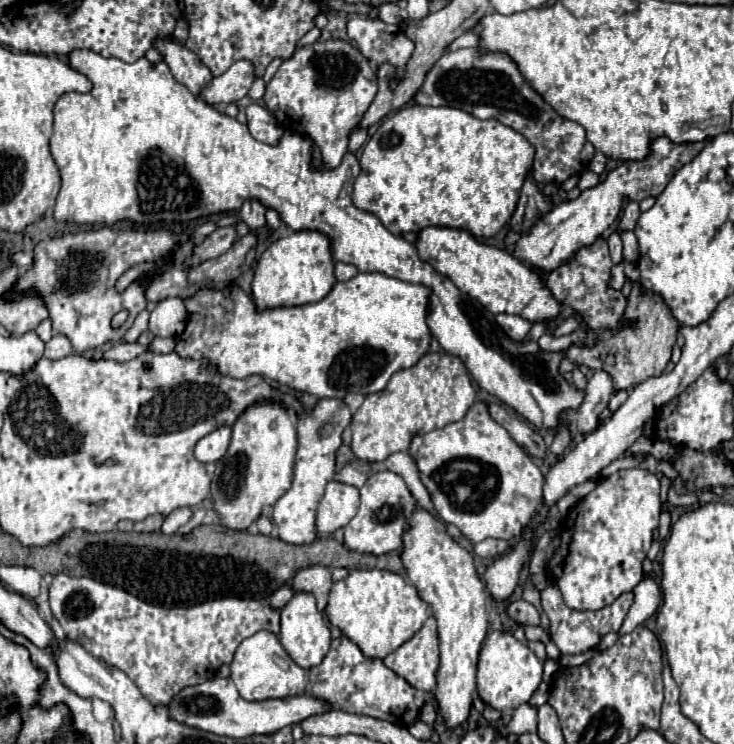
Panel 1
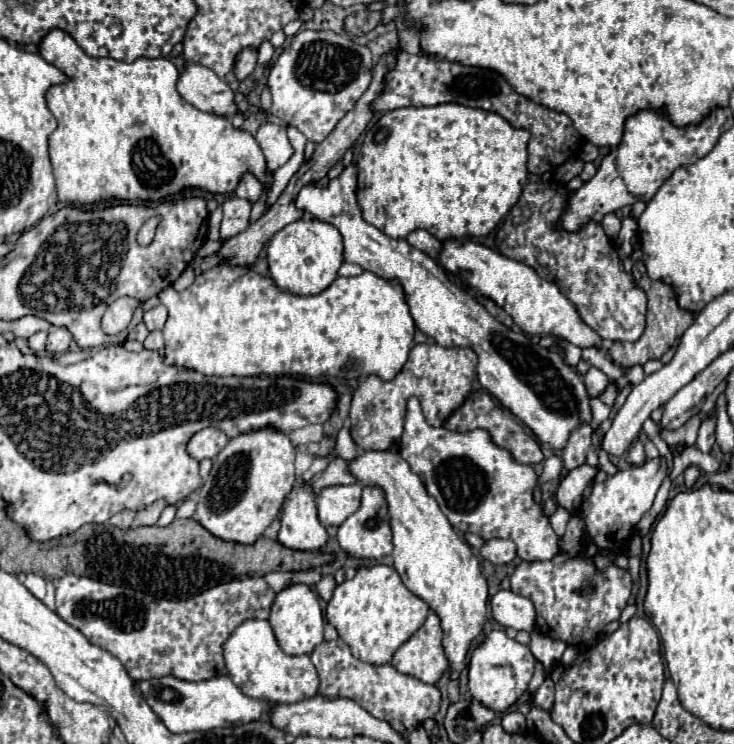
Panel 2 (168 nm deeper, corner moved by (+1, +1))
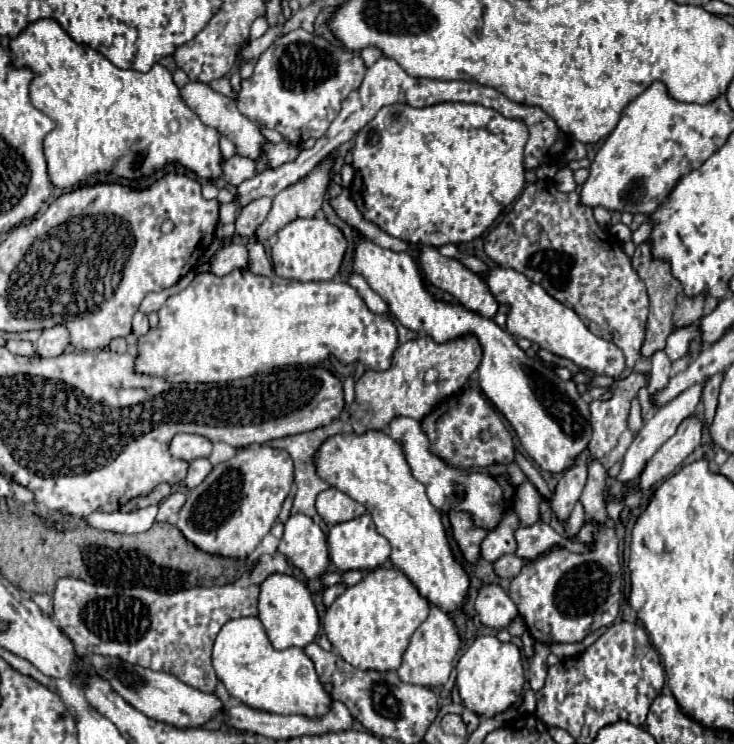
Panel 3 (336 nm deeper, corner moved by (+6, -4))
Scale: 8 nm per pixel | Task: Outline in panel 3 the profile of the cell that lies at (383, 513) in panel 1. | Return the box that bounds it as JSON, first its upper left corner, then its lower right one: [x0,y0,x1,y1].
[328,514,390,572]

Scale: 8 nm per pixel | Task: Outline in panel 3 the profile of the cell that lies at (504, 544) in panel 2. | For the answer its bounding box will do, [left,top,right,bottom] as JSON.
[494,554,532,578]

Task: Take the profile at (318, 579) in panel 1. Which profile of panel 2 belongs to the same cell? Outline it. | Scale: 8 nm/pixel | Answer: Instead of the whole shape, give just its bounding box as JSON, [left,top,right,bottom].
[313,575,337,601]

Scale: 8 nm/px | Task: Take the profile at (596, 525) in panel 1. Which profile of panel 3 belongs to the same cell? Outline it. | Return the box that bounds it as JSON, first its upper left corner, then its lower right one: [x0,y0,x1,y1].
[640,414,704,490]

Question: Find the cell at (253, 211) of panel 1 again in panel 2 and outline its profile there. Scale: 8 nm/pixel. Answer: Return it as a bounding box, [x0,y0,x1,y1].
[237,175,263,203]

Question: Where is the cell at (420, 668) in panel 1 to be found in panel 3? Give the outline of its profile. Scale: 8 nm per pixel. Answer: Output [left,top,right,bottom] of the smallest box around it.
[398,606,462,688]

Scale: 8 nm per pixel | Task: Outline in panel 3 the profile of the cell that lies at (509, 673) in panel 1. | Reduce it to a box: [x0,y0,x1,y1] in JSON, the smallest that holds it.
[456,636,524,718]

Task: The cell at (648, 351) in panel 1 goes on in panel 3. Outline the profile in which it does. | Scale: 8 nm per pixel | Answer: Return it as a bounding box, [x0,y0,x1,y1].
[632,240,706,356]

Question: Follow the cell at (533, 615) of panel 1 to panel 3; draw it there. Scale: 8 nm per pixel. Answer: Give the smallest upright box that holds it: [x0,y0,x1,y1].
[474,584,518,630]

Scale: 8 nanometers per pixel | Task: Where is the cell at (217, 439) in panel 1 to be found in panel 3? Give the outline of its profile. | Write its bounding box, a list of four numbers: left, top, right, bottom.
[170,434,212,462]

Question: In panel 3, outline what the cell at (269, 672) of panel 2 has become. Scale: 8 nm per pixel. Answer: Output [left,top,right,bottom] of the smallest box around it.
[212,616,332,718]

